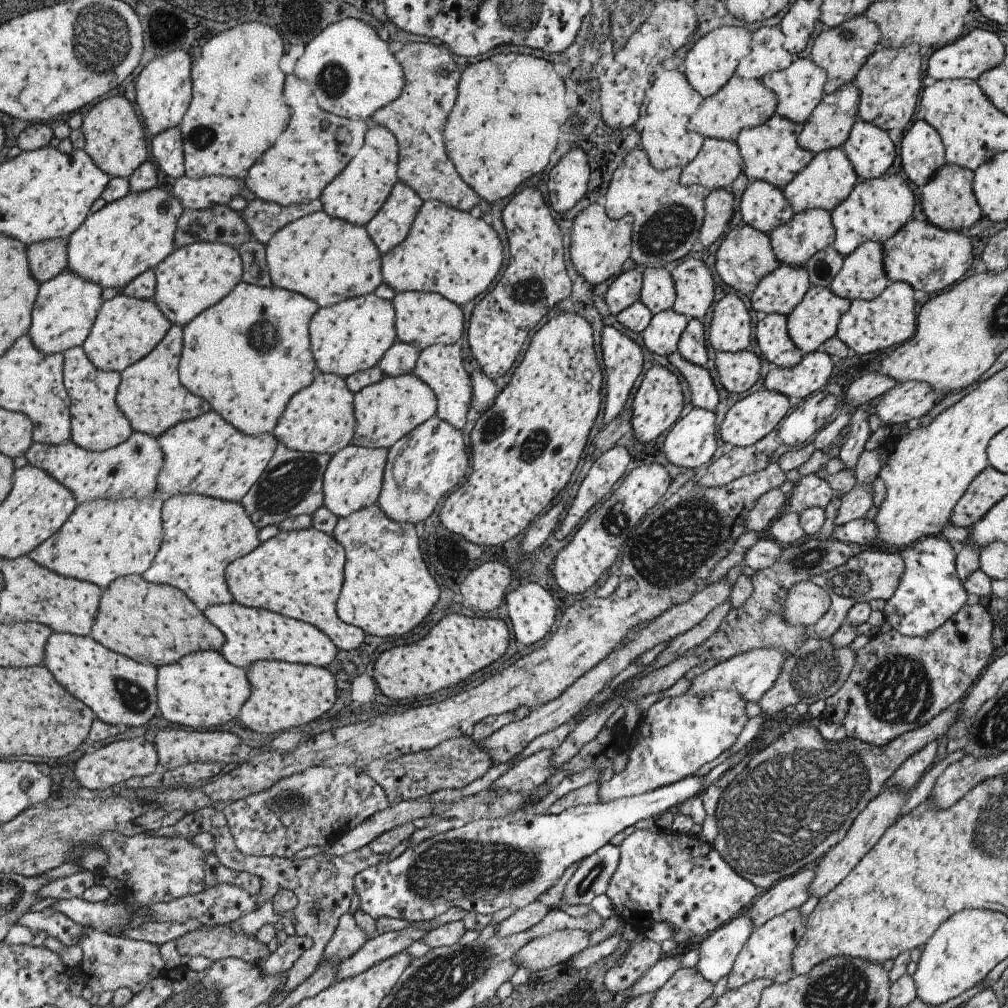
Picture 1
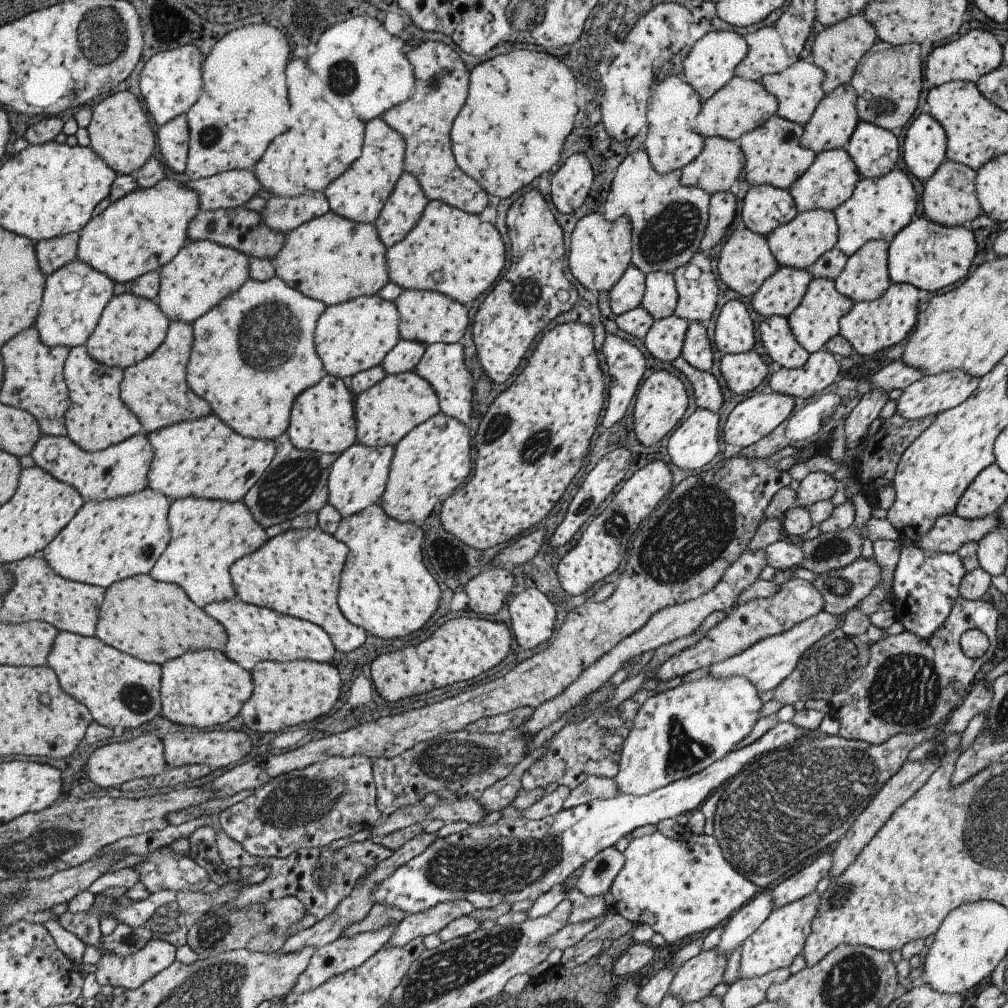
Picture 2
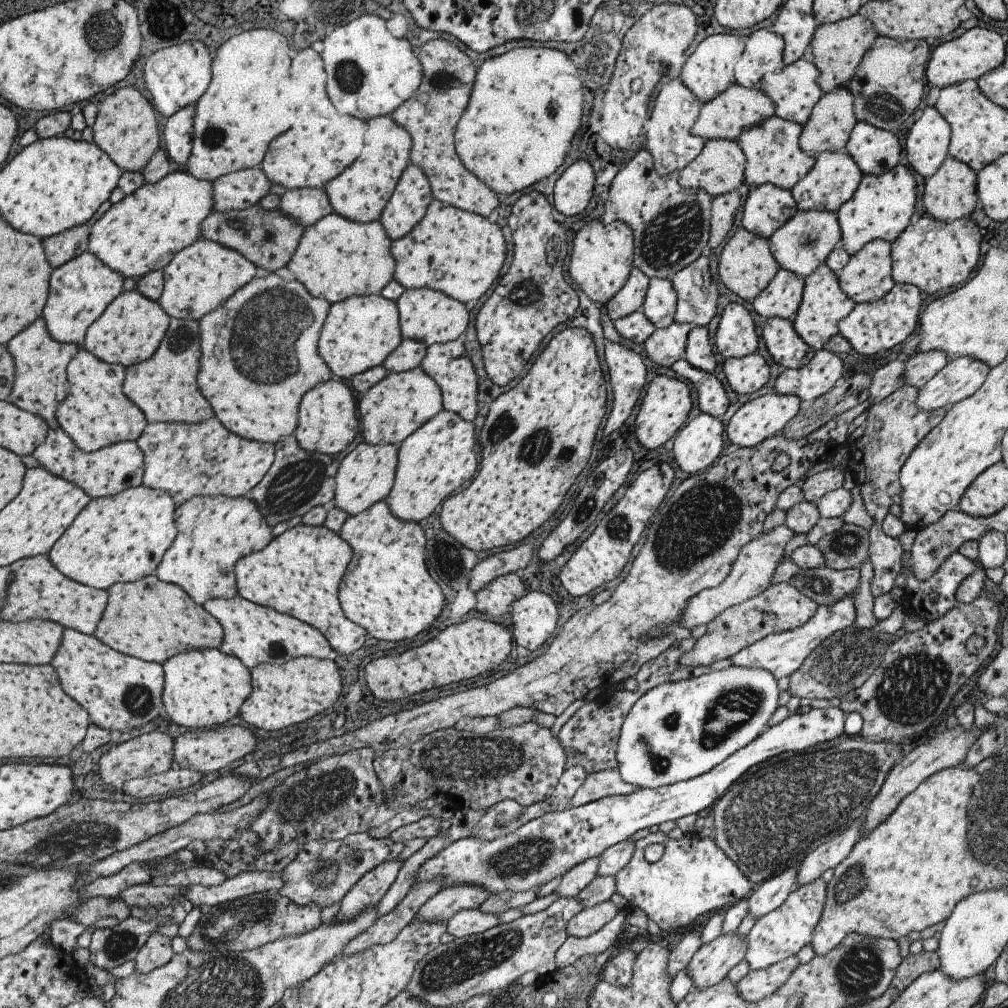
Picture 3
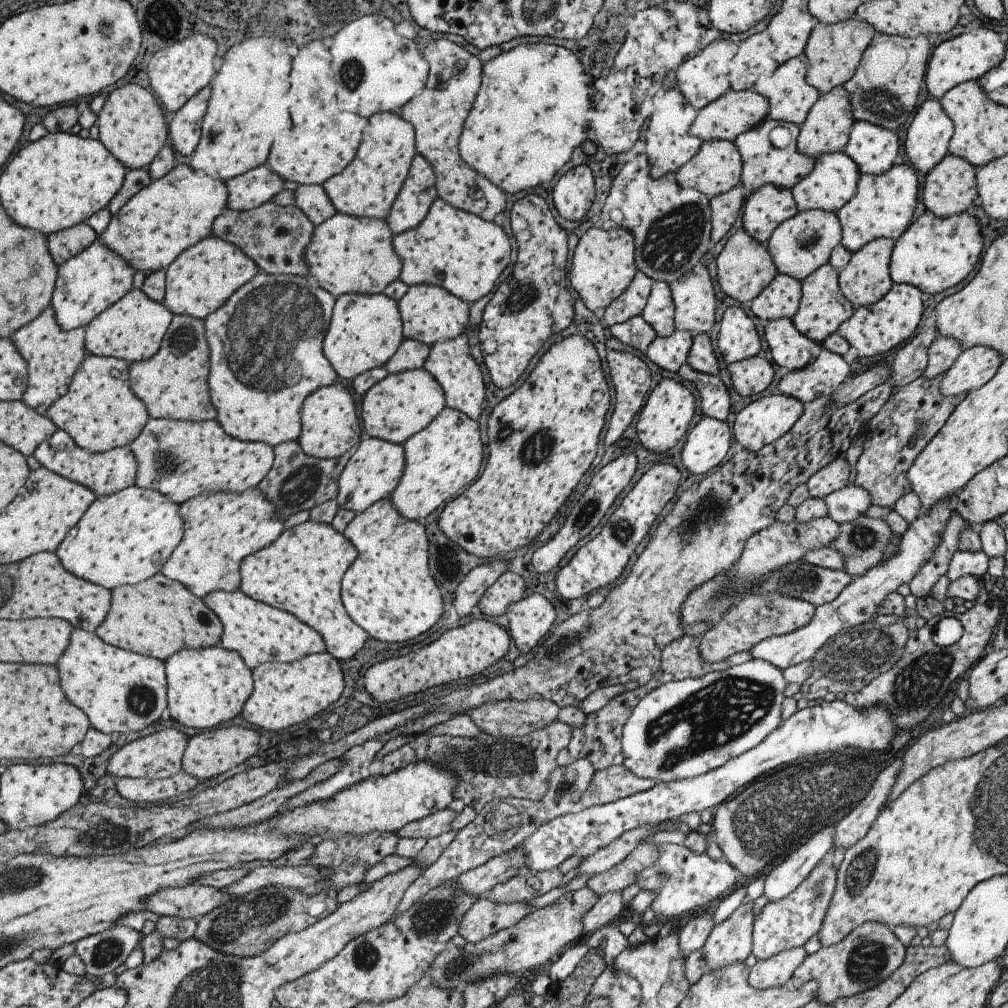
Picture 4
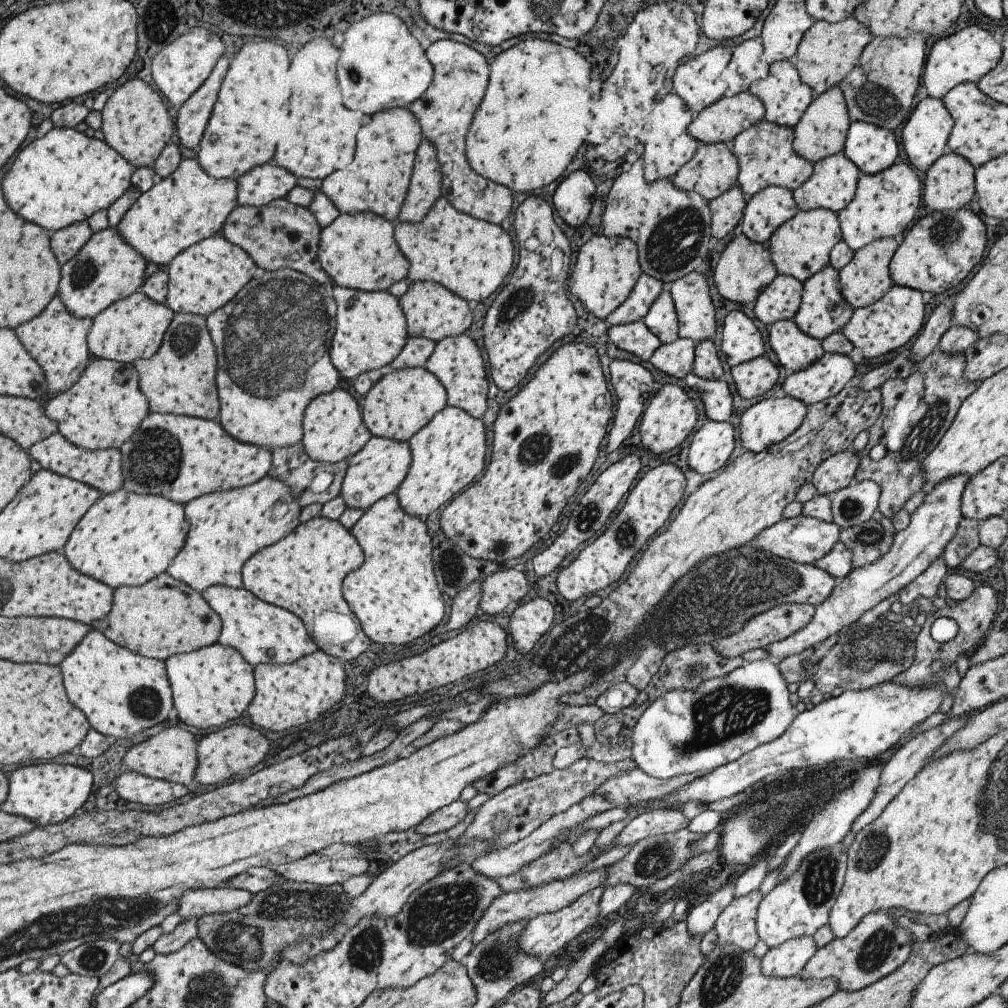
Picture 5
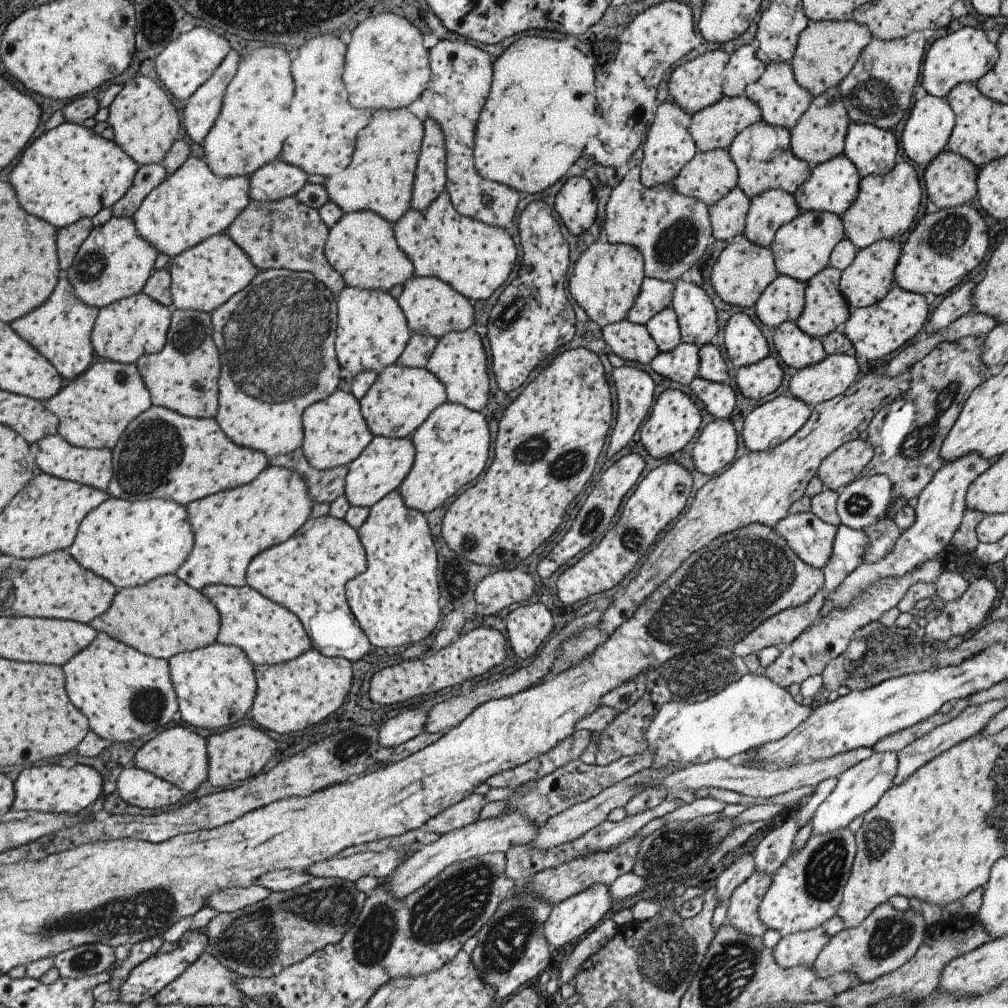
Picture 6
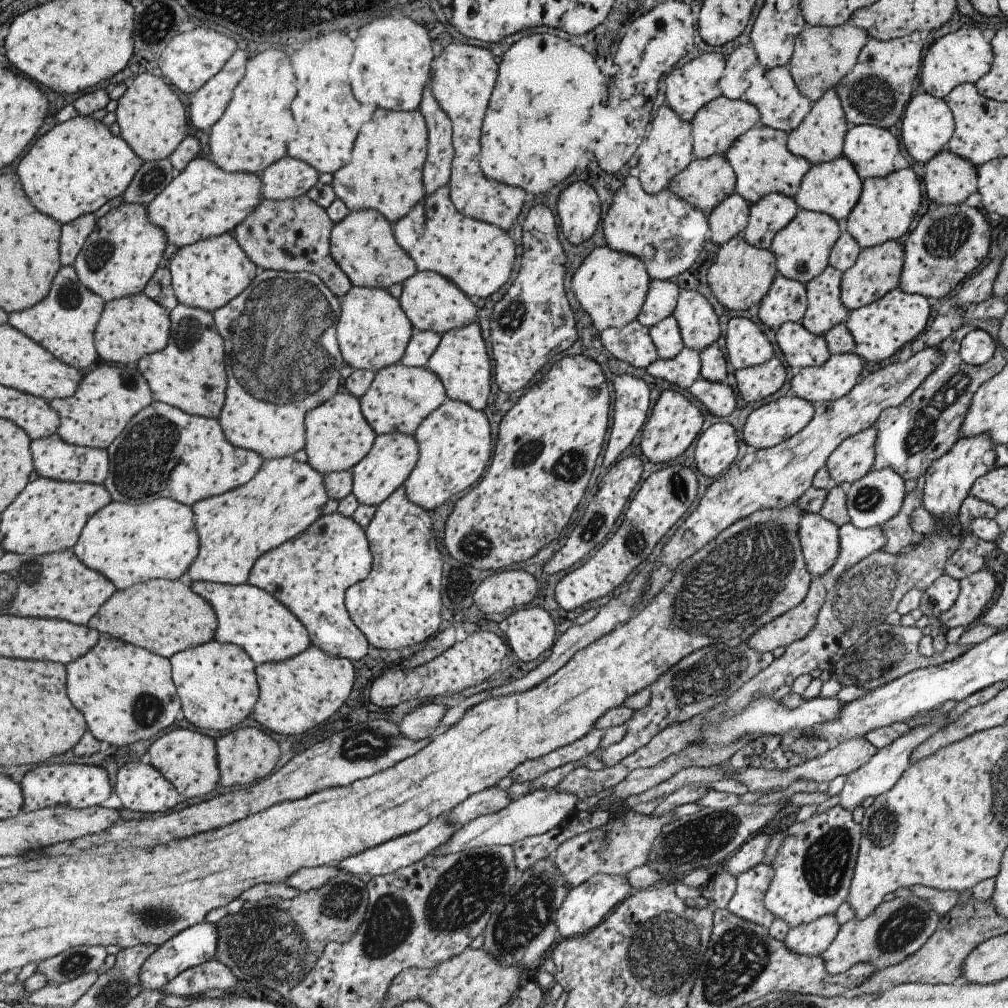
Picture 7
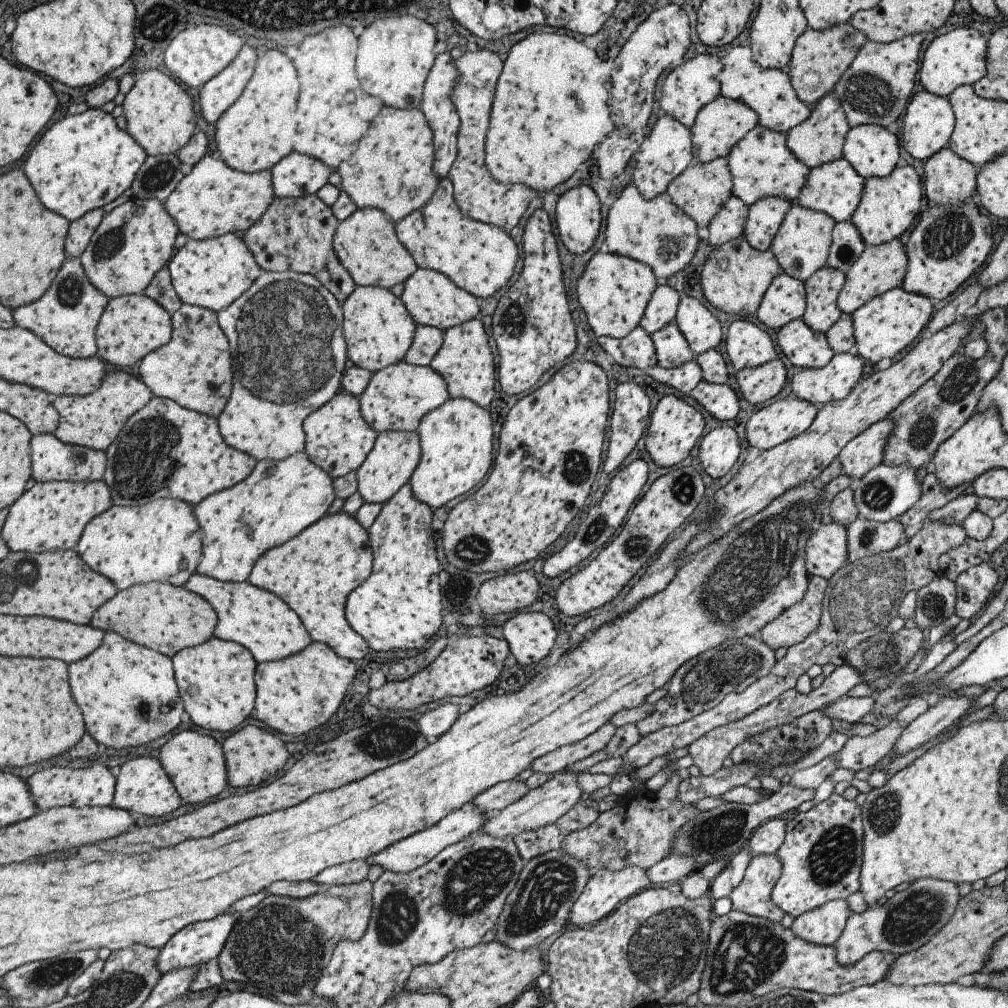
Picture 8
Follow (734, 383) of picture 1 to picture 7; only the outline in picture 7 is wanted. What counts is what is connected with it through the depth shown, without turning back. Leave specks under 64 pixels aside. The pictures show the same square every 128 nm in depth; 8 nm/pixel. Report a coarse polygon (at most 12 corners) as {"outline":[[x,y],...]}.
{"outline":[[774,356],[736,371],[738,392],[756,402],[778,392],[786,368]]}

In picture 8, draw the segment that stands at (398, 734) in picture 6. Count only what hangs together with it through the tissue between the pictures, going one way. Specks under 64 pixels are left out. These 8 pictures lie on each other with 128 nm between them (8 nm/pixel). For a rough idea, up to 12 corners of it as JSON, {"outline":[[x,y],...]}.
{"outline":[[442,704],[414,721],[426,738],[450,730],[463,708]]}

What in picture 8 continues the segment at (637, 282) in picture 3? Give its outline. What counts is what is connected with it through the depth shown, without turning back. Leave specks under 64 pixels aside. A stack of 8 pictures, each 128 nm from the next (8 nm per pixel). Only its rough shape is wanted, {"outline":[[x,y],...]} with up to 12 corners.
{"outline":[[658,286],[639,325],[651,336],[674,322],[681,297]]}

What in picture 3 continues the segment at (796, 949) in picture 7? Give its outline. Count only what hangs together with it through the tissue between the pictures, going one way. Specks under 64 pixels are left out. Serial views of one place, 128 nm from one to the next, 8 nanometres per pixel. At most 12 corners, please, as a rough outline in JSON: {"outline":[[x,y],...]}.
{"outline":[[792,956],[766,970],[749,971],[736,990],[758,1002],[777,993],[799,966]]}

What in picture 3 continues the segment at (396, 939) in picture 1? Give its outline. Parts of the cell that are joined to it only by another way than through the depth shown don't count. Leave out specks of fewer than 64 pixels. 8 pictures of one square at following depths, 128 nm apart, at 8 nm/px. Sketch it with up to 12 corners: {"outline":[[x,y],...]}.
{"outline":[[476,884],[433,895],[412,922],[448,922],[489,898]]}

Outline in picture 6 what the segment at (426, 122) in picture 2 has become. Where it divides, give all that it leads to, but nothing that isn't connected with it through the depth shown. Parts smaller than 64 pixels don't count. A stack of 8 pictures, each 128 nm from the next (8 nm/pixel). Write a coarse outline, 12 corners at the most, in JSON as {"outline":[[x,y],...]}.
{"outline":[[462,40],[429,50],[421,94],[444,131],[445,190],[461,215],[504,229],[522,195],[473,161],[492,59]]}

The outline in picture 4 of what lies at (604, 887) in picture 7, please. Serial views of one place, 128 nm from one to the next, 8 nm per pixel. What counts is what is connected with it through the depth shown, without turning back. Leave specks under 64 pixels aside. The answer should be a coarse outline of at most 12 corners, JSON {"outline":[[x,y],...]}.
{"outline":[[566,892],[518,924],[461,948],[424,976],[456,990],[494,974],[522,975],[583,939],[598,900]]}

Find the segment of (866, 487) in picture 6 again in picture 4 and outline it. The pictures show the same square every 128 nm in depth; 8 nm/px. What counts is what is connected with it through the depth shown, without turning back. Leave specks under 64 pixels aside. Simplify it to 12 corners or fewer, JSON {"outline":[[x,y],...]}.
{"outline":[[855,485],[823,500],[838,525],[861,518],[870,494]]}

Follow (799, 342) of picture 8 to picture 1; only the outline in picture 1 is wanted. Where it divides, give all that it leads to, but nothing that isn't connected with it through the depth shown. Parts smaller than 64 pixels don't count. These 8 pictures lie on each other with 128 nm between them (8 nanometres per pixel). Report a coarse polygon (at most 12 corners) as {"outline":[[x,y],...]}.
{"outline":[[770,313],[756,324],[762,354],[778,367],[804,356],[788,334],[787,316]]}

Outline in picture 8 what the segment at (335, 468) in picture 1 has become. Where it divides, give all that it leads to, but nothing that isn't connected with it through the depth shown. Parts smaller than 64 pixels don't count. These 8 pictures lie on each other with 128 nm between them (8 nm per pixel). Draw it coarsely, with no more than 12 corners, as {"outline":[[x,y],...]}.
{"outline":[[417,431],[378,433],[357,470],[364,502],[384,504],[408,483]]}

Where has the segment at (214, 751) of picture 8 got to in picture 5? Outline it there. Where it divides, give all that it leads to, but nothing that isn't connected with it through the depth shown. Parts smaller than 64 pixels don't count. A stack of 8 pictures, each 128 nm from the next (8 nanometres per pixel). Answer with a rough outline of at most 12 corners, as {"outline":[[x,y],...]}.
{"outline":[[178,726],[132,746],[123,769],[191,786],[194,736]]}

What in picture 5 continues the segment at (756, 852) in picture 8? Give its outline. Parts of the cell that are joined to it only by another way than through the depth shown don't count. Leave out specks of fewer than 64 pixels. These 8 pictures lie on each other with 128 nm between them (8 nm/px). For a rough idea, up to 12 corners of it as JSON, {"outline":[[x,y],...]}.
{"outline":[[735,882],[691,908],[685,921],[690,936],[702,939],[734,899]]}

